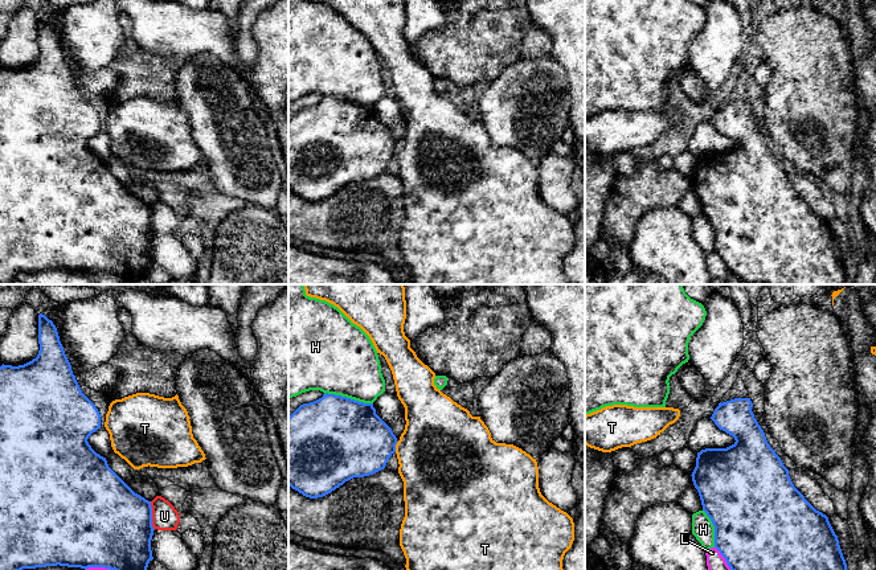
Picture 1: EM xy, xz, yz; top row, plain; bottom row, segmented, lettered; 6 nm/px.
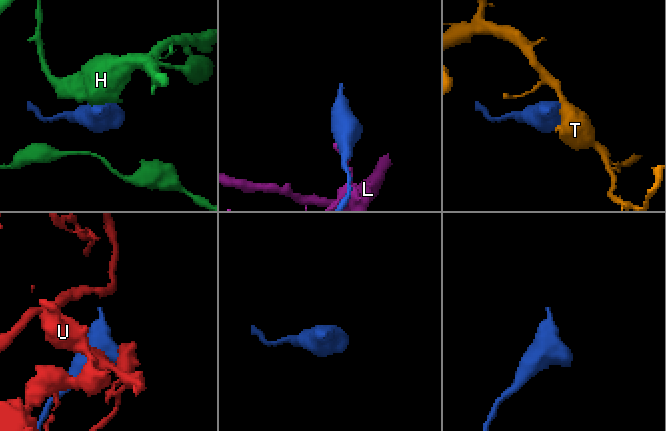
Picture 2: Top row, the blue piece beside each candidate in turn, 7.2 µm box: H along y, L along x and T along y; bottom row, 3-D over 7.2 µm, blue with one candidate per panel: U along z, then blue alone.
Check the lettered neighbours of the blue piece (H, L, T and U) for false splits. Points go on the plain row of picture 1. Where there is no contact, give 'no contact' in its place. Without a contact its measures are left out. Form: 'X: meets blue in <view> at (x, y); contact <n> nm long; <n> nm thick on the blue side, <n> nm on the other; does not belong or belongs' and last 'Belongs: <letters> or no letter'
H: meets blue in xz at (348, 102); contact 300 nm long; 500 nm thick on the blue side, 440 nm on the other; does not belong
L: meets blue in yz at (724, 261); contact 190 nm long; 500 nm thick on the blue side, 120 nm on the other; does not belong
T: meets blue in xz at (394, 151); contact 70 nm long; 420 nm thick on the blue side, 460 nm on the other; does not belong
U: meets blue in xy at (151, 220); contact 180 nm long; 500 nm thick on the blue side, 160 nm on the other; does not belong
Belongs: no letter

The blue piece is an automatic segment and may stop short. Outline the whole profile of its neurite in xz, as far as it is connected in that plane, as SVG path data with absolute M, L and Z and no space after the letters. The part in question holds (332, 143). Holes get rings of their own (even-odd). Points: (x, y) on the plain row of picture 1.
M326 97L314 106L300 108L288 120L288 189L306 201L323 201L353 181L369 180L384 173L396 156L396 148L396 139L376 118L373 107Z

